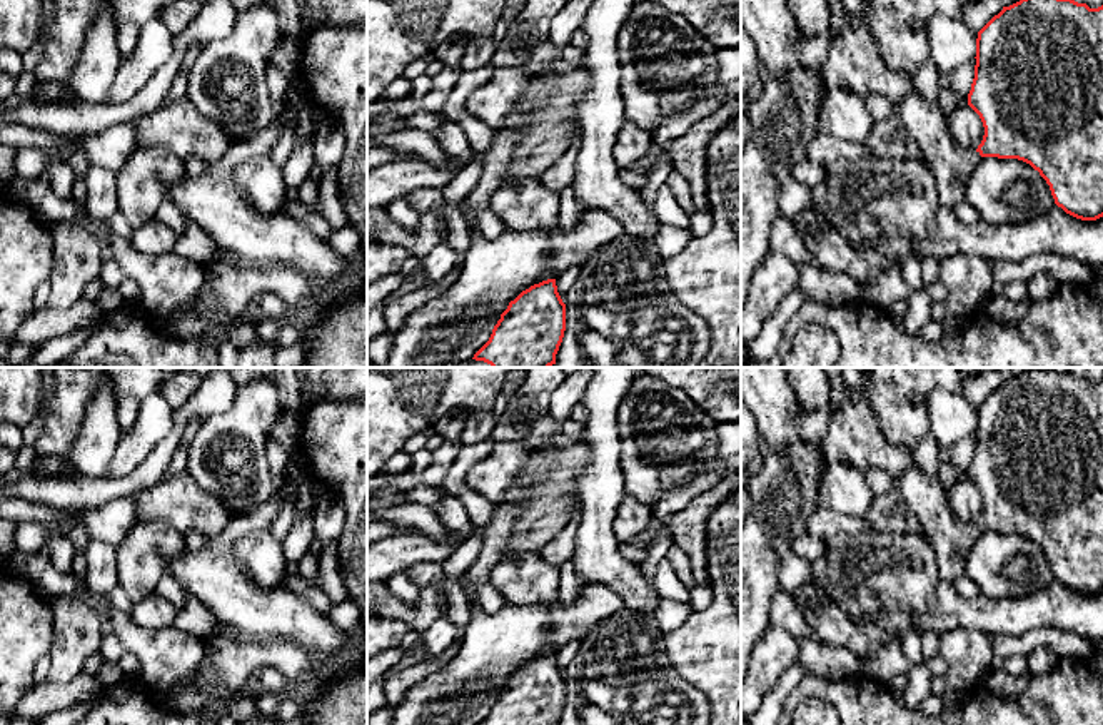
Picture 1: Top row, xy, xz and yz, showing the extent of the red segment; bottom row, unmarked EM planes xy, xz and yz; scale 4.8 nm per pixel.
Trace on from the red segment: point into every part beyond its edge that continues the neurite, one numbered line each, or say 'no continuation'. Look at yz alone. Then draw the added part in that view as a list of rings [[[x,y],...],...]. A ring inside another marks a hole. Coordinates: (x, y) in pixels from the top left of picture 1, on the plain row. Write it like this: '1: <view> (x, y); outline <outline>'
1: yz (950, 540); outline [[[916,464],[896,481],[896,488],[916,515],[923,536],[934,551],[941,581],[954,585],[966,576],[966,555],[983,531],[976,525],[961,525],[953,516],[948,491],[938,476],[924,474]]]

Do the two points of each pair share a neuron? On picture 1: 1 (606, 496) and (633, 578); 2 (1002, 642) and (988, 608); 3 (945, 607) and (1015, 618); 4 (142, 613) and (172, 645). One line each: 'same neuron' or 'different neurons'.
1: same neuron
2: different neurons
3: same neuron
4: different neurons

